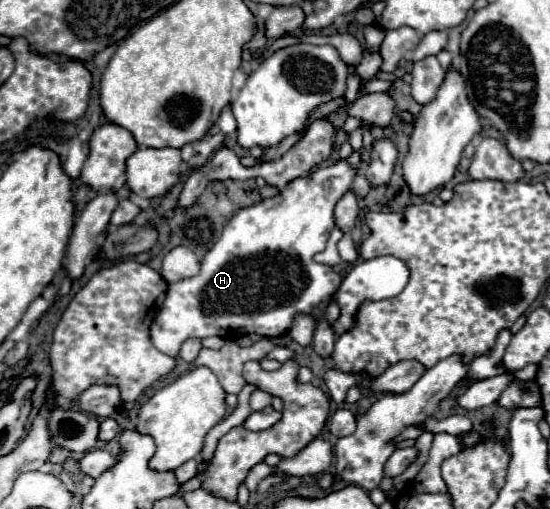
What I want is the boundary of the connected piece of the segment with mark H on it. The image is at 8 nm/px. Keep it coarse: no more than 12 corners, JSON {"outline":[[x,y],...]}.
{"outline":[[359,152],[239,210],[169,284],[153,346],[279,336],[341,276],[313,260]]}

